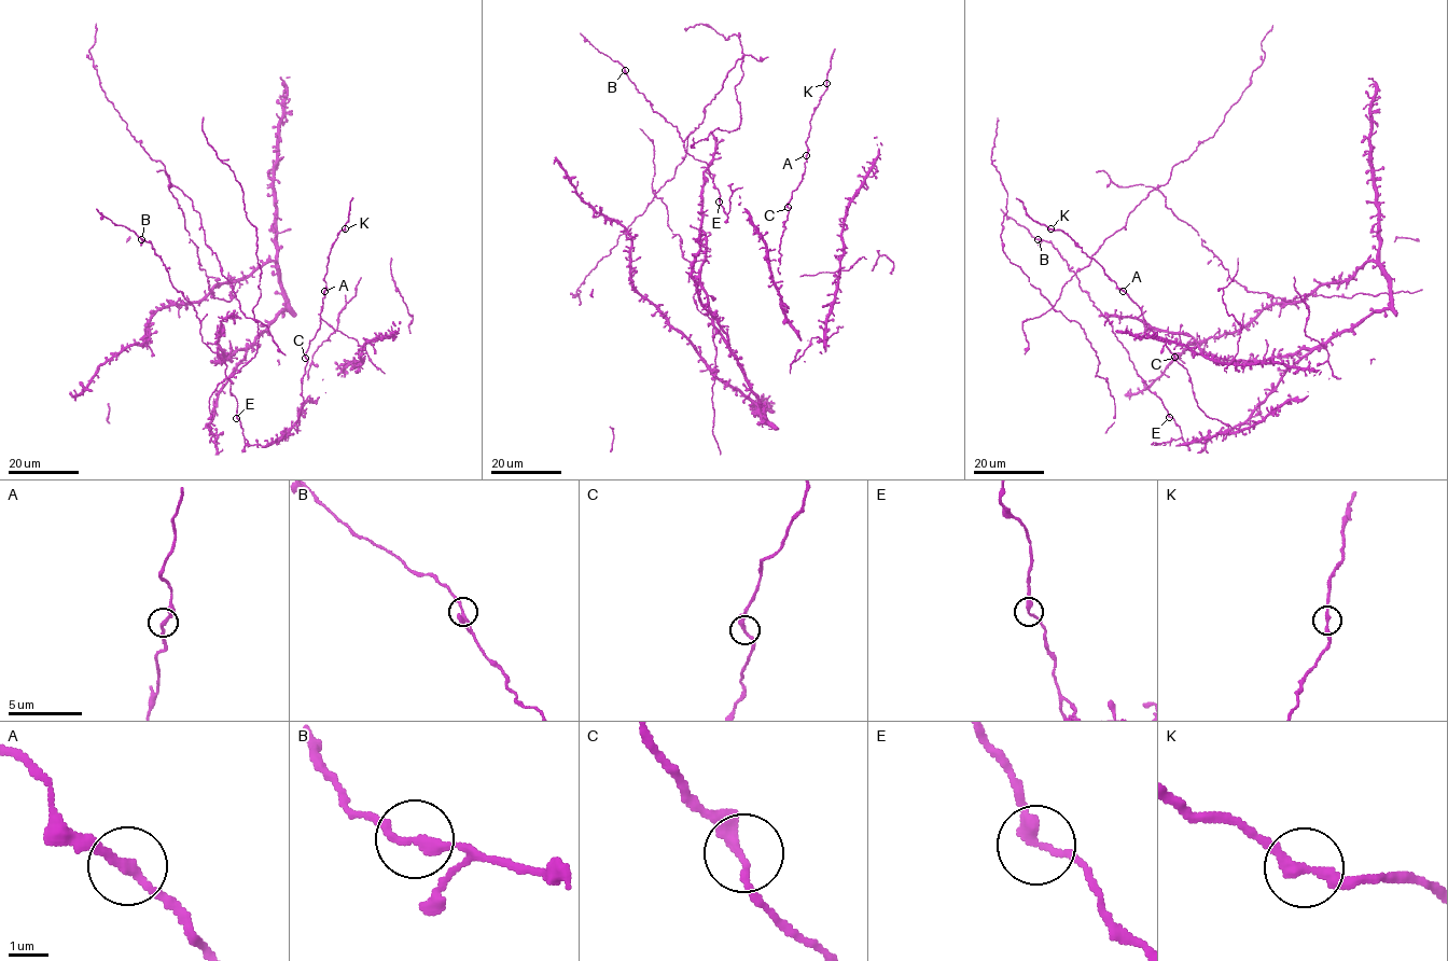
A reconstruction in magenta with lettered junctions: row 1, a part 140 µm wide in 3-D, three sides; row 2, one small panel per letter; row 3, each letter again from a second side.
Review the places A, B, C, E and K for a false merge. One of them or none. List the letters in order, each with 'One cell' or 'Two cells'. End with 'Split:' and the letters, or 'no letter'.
A: One cell
B: One cell
C: One cell
E: One cell
K: One cell
Split: no letter

